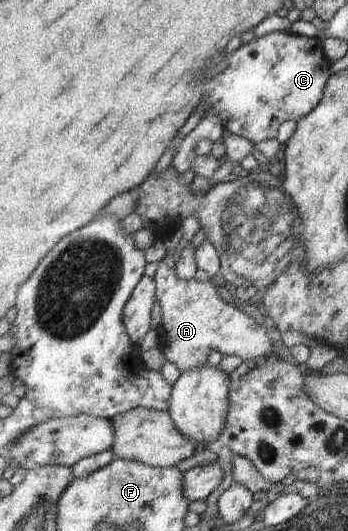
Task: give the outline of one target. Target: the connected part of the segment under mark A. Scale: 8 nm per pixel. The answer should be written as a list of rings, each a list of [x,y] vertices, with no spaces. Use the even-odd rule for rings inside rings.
[[[164,259],[157,264],[158,268],[154,279],[157,286],[157,300],[161,307],[160,327],[165,334],[165,344],[163,348],[165,357],[171,363],[174,363],[180,369],[180,372],[191,371],[197,368],[203,368],[208,364],[208,354],[212,350],[219,351],[223,356],[239,356],[243,361],[254,359],[265,355],[270,347],[270,341],[275,339],[274,333],[269,332],[270,325],[264,324],[256,326],[254,318],[242,312],[239,304],[224,302],[218,294],[218,283],[212,279],[208,281],[198,281],[190,279],[189,281],[177,276],[175,267],[168,266]]]

